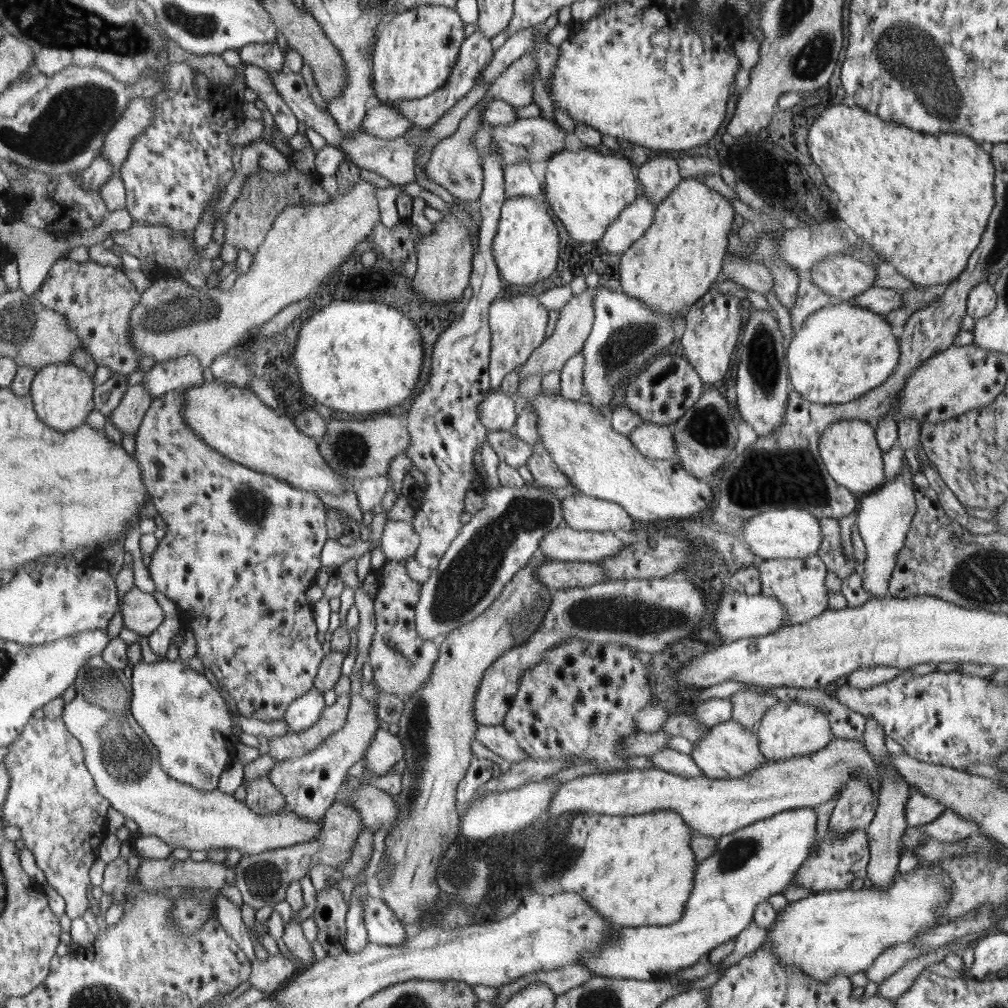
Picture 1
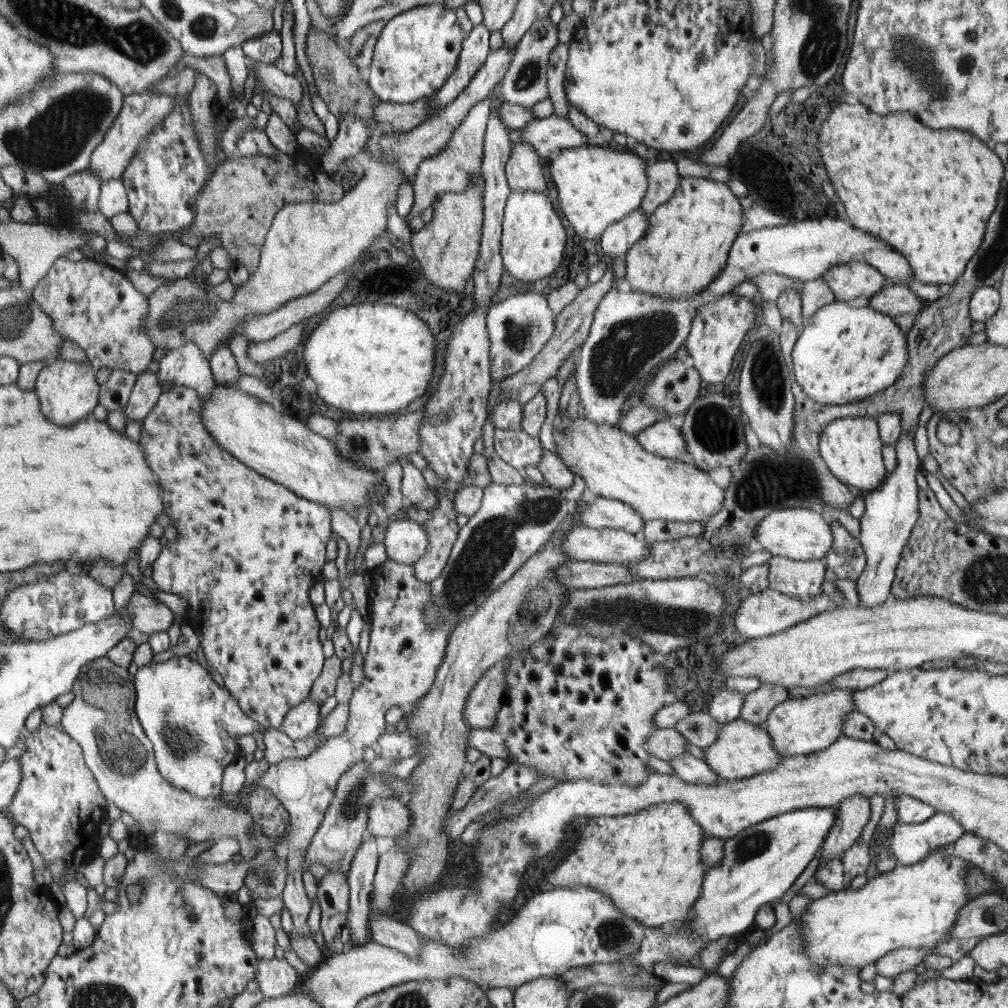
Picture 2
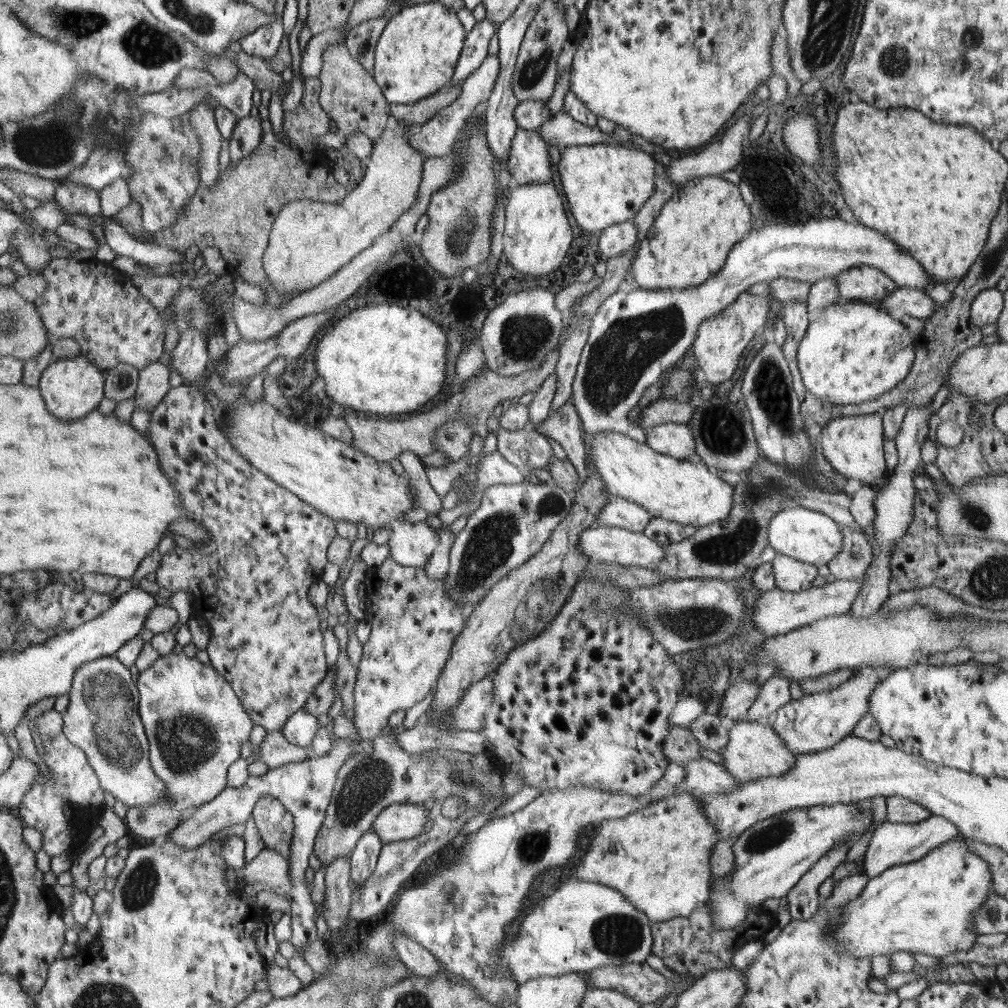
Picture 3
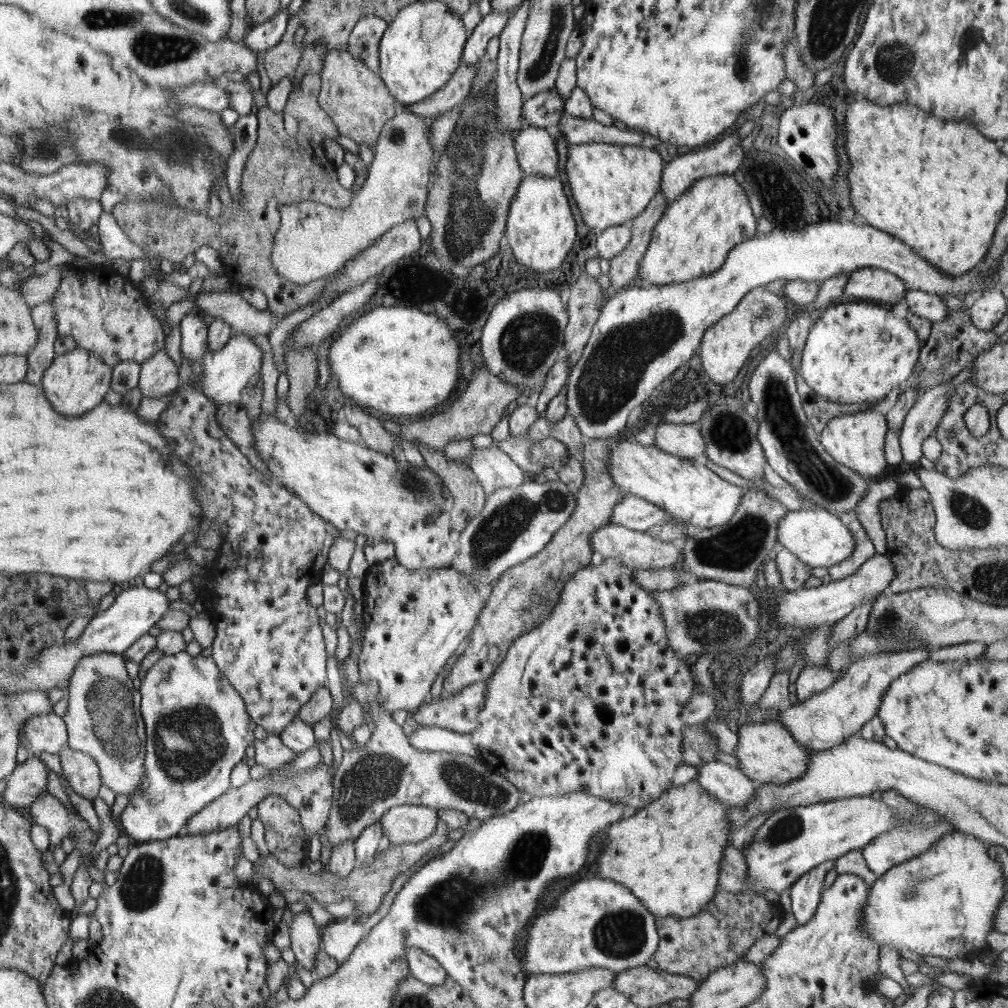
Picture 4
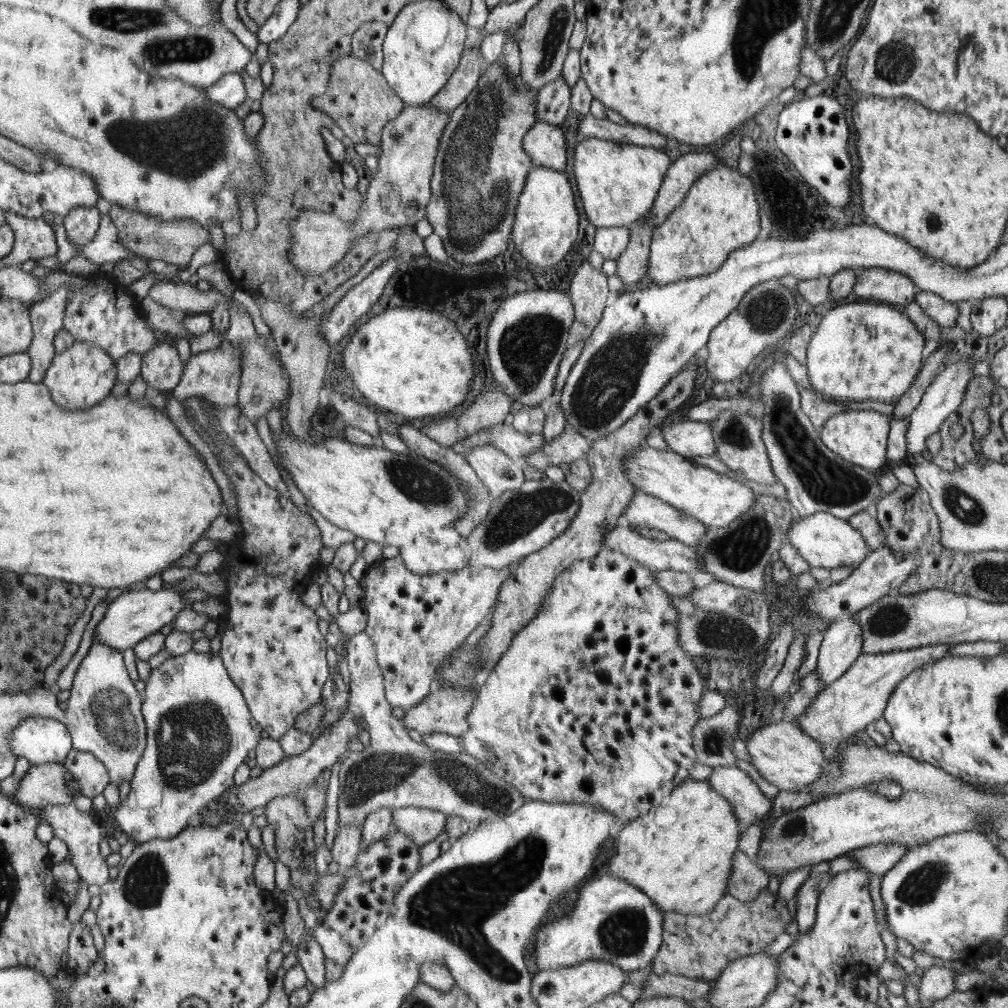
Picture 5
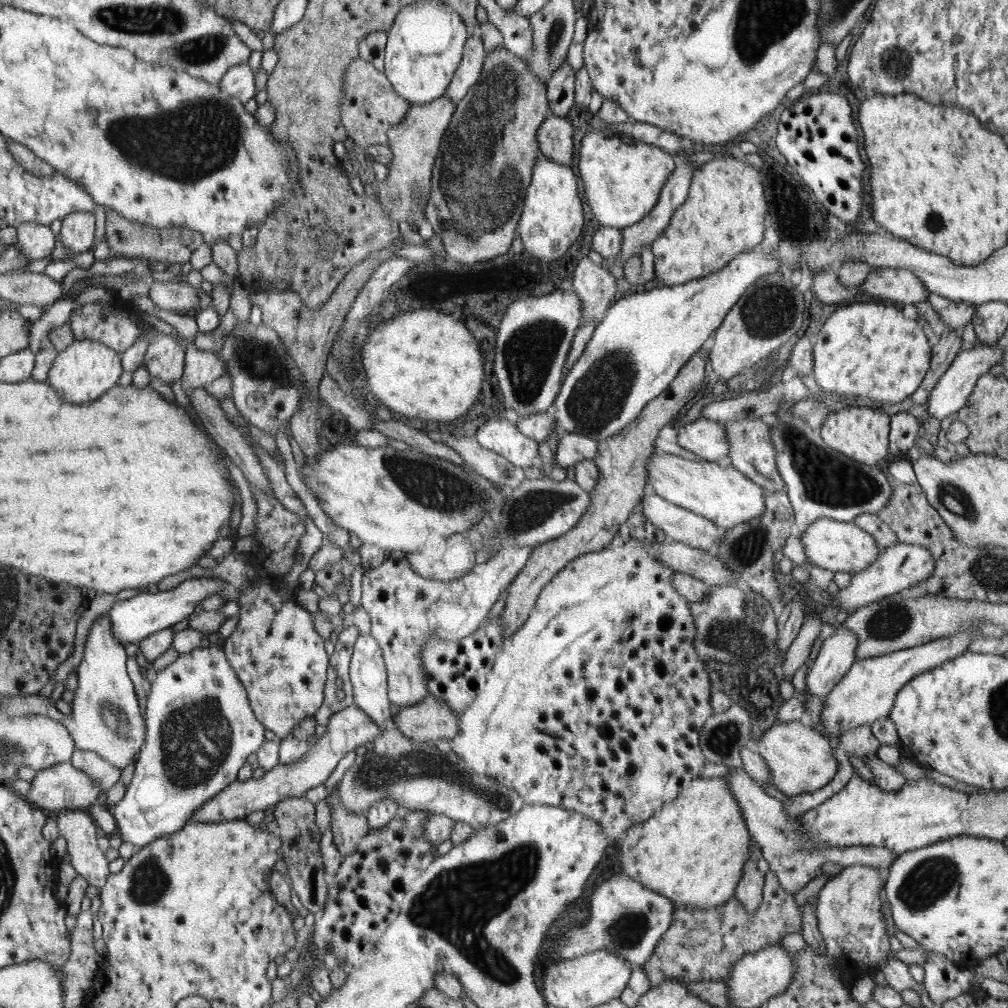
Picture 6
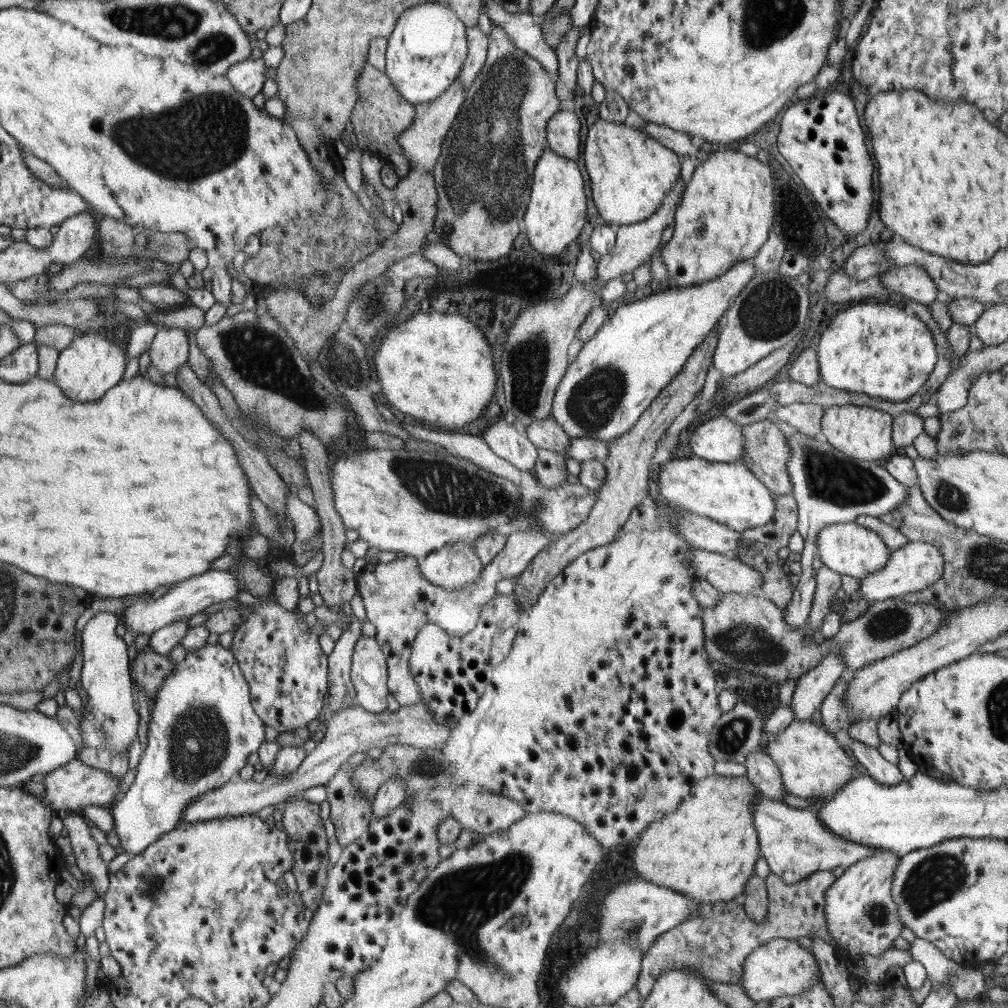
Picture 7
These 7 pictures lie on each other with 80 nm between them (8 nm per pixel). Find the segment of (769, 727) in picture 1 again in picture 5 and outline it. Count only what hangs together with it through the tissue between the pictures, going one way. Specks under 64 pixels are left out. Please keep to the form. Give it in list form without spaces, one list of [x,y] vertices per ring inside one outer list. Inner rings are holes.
[[[940,644],[892,653],[862,653],[844,675],[822,689],[811,700],[810,705],[795,722],[810,738],[820,742],[825,751],[838,748],[845,739],[864,731],[869,724],[883,716],[888,699],[892,697],[898,683],[912,675],[914,670],[948,657],[948,651],[950,645]]]

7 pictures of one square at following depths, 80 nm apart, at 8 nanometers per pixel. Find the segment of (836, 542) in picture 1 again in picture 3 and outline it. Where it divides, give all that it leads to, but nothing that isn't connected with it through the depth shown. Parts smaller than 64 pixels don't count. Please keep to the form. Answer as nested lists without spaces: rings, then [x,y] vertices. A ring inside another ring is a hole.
[[[852,527],[842,529],[847,552],[837,555],[827,566],[835,579],[848,580],[861,577],[873,561],[871,544],[863,531],[854,530]]]

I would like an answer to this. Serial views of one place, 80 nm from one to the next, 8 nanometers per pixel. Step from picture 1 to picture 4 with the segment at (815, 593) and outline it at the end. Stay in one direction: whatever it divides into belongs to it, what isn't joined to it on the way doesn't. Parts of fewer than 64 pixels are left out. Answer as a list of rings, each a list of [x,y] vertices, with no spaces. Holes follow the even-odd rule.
[[[777,548],[777,569],[781,576],[781,589],[794,591],[798,586],[805,583],[812,572],[812,567],[802,562],[788,549]]]

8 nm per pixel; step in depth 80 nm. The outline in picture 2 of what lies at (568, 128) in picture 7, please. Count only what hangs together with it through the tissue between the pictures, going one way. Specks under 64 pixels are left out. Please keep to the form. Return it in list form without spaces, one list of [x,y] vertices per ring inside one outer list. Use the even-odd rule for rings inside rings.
[[[516,144],[514,150],[511,150],[511,157],[505,165],[505,176],[508,182],[508,186],[512,191],[544,191],[546,190],[546,176],[544,176],[543,162],[538,158],[538,154],[534,152],[534,148],[530,144]],[[588,146],[562,150],[558,155],[550,159],[550,174],[554,186],[558,190],[560,201],[560,214],[581,237],[587,239],[599,239],[603,236],[607,226],[614,225],[636,207],[640,207],[642,199],[648,190],[648,178],[646,178],[647,164],[635,153],[620,152],[612,148]]]

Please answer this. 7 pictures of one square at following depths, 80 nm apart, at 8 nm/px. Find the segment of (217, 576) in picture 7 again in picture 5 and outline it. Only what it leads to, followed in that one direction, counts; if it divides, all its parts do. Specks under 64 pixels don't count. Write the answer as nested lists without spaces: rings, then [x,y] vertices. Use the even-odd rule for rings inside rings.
[[[161,588],[158,591],[150,589],[132,591],[125,590],[119,597],[107,606],[103,620],[96,625],[92,642],[102,642],[108,648],[122,650],[132,649],[144,638],[160,631],[165,624],[172,623],[177,614],[191,608],[178,590]]]

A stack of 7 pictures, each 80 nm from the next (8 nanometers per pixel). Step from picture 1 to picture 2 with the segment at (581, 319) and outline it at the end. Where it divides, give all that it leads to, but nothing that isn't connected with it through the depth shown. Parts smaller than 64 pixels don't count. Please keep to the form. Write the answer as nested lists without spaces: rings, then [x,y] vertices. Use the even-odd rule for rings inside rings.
[[[612,266],[605,267],[605,274],[596,284],[589,284],[586,288],[582,289],[578,296],[570,303],[560,314],[555,315],[555,331],[554,336],[544,345],[543,350],[539,352],[526,368],[520,372],[509,376],[507,379],[502,379],[500,387],[515,388],[520,391],[524,385],[542,384],[552,376],[555,376],[562,363],[570,355],[574,354],[576,350],[580,349],[581,344],[586,340],[589,335],[589,330],[593,321],[594,313],[602,300],[602,297],[611,289],[615,288],[614,284],[614,268]]]

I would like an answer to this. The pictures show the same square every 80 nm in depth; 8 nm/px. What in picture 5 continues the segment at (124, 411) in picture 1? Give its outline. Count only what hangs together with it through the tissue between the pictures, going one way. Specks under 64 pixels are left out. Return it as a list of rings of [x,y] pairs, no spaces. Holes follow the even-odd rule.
[[[163,338],[141,358],[141,375],[148,386],[173,389],[182,380],[184,364],[174,345]]]

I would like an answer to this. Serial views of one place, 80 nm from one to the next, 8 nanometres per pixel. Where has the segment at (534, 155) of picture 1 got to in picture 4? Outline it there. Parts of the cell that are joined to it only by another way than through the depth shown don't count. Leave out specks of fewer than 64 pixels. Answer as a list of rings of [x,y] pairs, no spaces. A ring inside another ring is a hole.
[[[563,114],[559,126],[555,131],[564,134],[569,145],[588,144],[592,142],[607,143],[610,145],[629,145],[632,147],[642,145],[644,133],[636,129],[620,130],[614,124],[606,126],[598,123],[594,118],[583,119]]]

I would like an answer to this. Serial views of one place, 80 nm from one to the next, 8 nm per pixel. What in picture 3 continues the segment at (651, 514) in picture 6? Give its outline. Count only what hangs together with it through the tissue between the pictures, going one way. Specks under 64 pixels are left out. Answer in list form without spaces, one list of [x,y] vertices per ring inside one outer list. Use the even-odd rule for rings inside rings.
[[[616,496],[609,497],[607,505],[599,512],[596,525],[620,527],[632,532],[643,531],[653,516],[631,500]]]

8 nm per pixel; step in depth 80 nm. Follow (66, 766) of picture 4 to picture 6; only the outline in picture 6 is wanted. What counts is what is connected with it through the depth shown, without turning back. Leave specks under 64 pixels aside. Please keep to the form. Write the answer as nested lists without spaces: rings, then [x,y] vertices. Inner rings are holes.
[[[76,748],[73,760],[75,765],[79,766],[84,774],[92,777],[104,792],[110,790],[119,781],[121,770],[94,751],[83,751]]]

